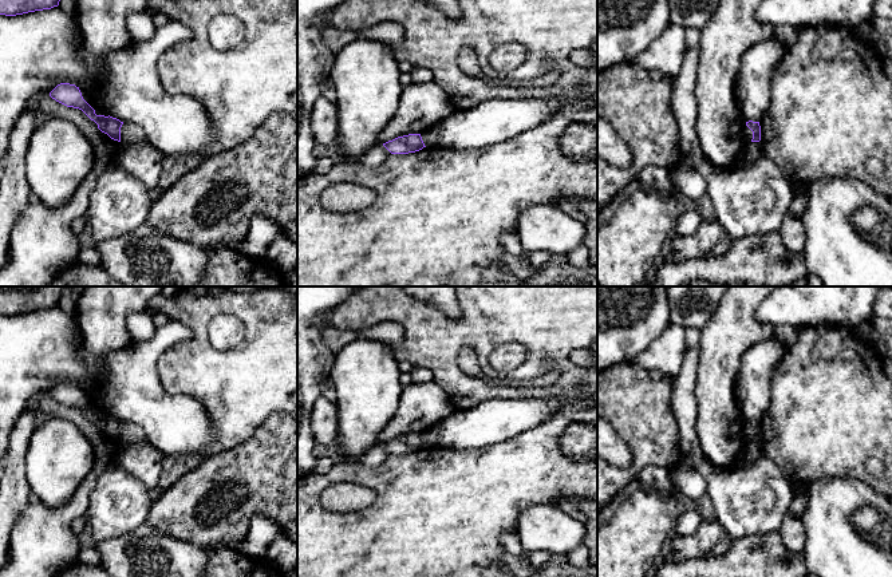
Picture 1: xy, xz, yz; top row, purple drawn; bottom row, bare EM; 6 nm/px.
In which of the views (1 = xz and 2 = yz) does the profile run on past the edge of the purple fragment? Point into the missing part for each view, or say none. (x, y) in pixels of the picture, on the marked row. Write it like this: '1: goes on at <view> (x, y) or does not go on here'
1: goes on at xz (430, 137)
2: goes on at yz (748, 133)

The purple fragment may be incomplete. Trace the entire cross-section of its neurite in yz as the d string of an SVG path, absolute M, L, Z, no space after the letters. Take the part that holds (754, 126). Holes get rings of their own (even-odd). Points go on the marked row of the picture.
M749 120L743 129L743 137L746 142L759 142L761 141L761 126L759 122Z

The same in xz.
M439 123L422 134L408 134L383 143L391 154L408 154L434 147L439 138Z

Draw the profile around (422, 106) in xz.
M435 82L403 87L396 112L378 134L378 145L408 134L422 134L454 110L450 98Z

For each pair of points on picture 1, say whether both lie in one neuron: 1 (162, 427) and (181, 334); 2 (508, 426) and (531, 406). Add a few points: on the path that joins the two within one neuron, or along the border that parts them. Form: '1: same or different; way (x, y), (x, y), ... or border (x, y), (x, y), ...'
1: same; way (147, 402), (147, 356), (156, 348)
2: same; way (513, 421), (525, 411)

